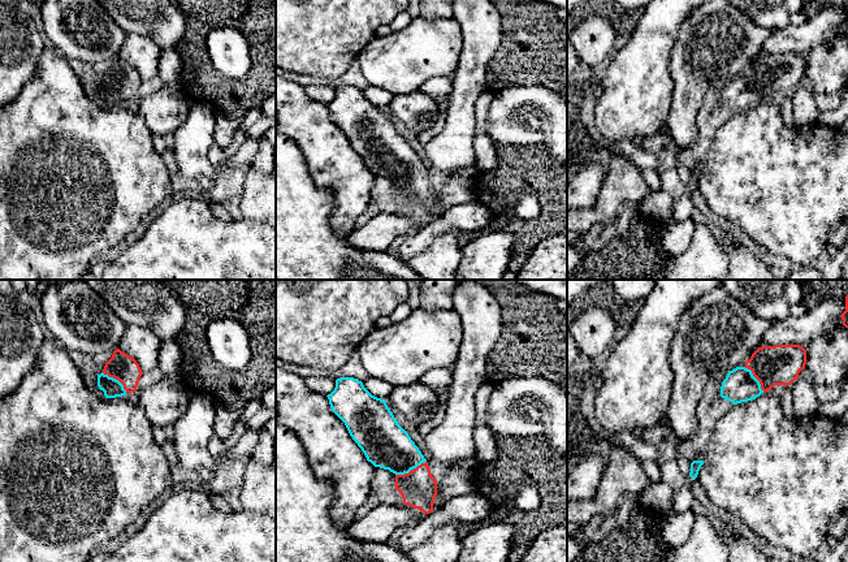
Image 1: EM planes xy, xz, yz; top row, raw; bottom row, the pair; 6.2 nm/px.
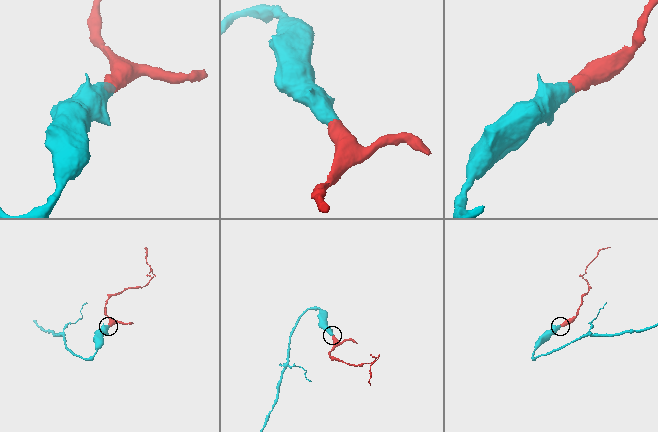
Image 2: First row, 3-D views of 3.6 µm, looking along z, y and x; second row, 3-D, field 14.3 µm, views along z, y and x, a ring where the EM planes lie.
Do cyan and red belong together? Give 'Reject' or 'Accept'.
Accept

